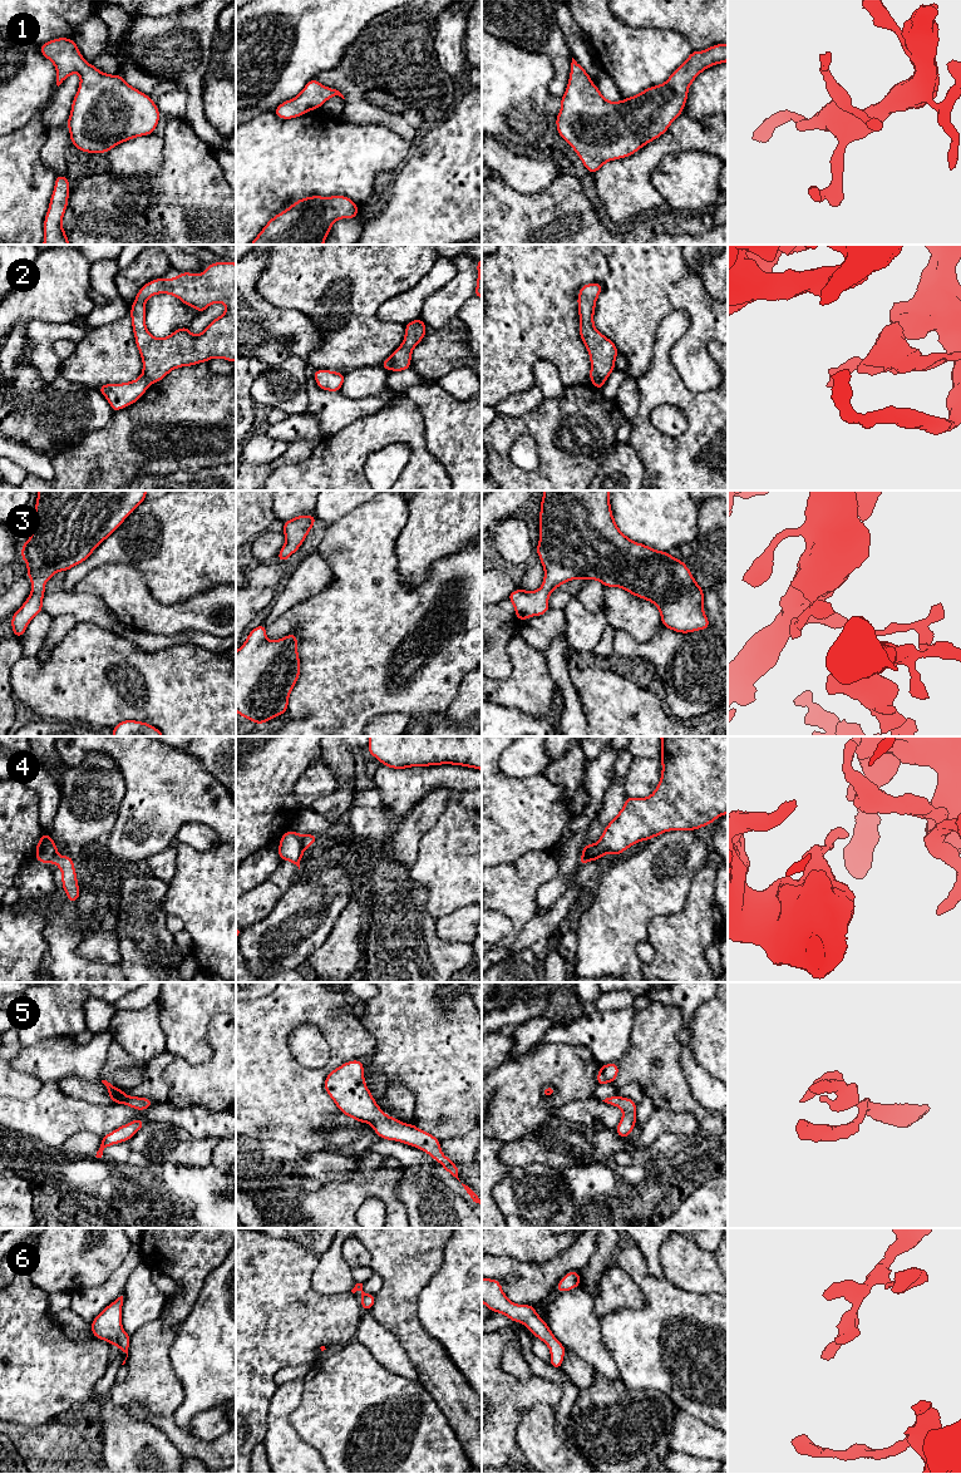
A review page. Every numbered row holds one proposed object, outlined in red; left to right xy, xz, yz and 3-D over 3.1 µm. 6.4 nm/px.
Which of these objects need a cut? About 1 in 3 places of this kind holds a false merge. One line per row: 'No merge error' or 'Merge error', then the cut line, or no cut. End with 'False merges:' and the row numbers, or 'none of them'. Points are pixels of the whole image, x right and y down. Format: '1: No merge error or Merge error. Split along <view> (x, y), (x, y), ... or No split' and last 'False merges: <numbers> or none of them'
1: No merge error. No split
2: Merge error. Split along yz (604, 379), (594, 379), (591, 381)
3: No merge error. No split
4: Merge error. Split along xz (300, 836), (306, 846)
5: No merge error. No split
6: No merge error. No split
False merges: 2, 4

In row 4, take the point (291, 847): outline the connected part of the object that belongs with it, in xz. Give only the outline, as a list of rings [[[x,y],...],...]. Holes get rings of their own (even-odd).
[[[291,829],[281,835],[277,852],[281,861],[290,861],[300,869],[300,862],[305,849],[306,844],[304,842],[304,838],[294,829]]]

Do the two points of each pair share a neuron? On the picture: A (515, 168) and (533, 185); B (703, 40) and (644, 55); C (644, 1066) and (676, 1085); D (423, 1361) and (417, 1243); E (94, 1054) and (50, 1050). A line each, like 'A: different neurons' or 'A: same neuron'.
A: same neuron
B: different neurons
C: same neuron
D: same neuron
E: same neuron

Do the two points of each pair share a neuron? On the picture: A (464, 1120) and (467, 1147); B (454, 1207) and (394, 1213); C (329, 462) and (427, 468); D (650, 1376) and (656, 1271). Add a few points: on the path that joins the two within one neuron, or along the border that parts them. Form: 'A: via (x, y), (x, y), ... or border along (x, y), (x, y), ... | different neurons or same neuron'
A: border along (468, 1133), (461, 1138), (447, 1138), (440, 1142) | different neurons
B: border along (405, 1211), (408, 1214) | different neurons
C: via (356, 440), (365, 435), (405, 435), (410, 440) | same neuron
D: border along (640, 1252), (647, 1266), (647, 1272), (663, 1278) | different neurons

